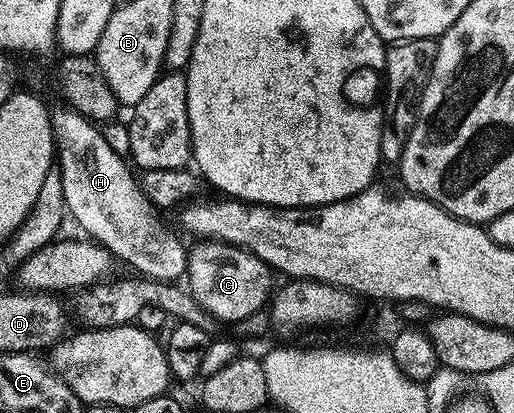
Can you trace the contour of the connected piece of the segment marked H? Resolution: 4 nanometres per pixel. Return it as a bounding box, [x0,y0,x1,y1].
[50,105,189,283]

